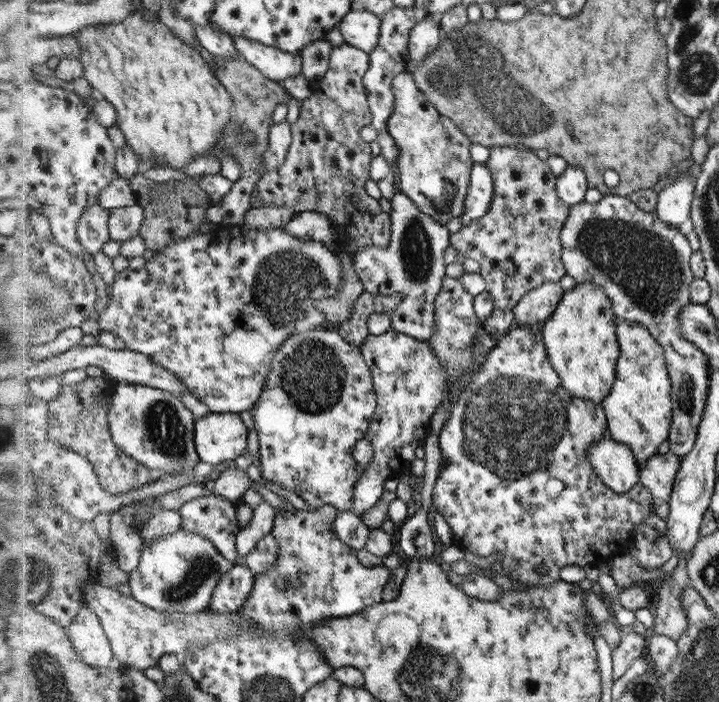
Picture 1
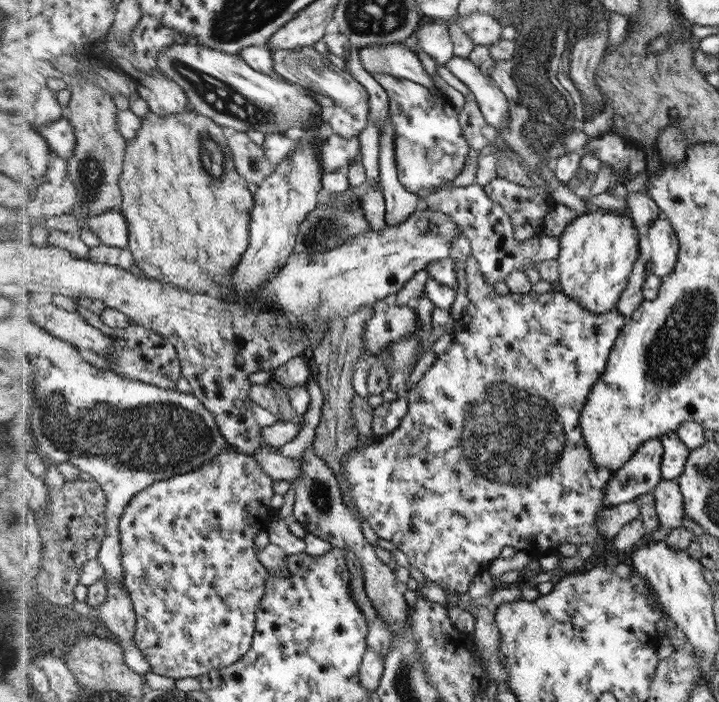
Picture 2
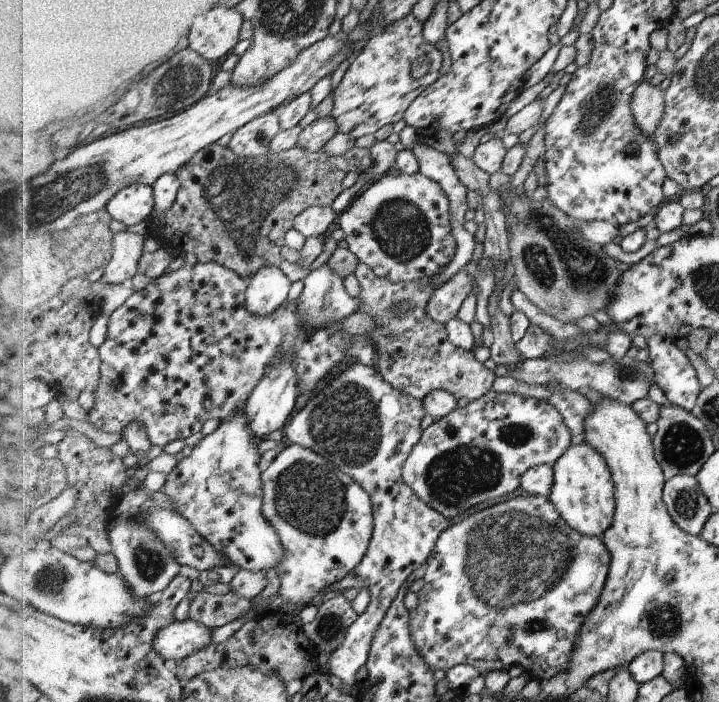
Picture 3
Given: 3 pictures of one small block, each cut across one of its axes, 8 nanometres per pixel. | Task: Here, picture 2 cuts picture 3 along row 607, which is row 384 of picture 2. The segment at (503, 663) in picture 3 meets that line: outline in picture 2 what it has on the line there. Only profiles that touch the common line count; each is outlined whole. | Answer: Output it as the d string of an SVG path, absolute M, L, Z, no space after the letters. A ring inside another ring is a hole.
M473 255L467 258L466 285L468 285L468 309L460 319L454 321L454 334L452 346L448 352L438 355L437 359L428 368L428 371L417 382L415 388L406 394L409 412L401 420L393 433L367 443L364 447L354 447L348 455L344 455L342 461L343 478L352 494L352 502L358 508L358 513L363 520L374 529L374 532L388 542L393 542L396 549L402 550L408 557L409 563L418 568L430 580L439 584L445 591L468 593L468 587L473 577L482 567L487 567L493 560L501 557L501 550L510 545L516 551L527 551L531 558L540 558L557 555L557 547L568 542L574 548L581 544L591 545L593 548L604 548L611 540L606 534L596 527L598 514L602 510L612 508L606 505L609 500L606 490L614 471L599 467L592 461L592 453L588 445L584 443L580 430L580 412L588 400L588 394L600 374L604 372L608 364L608 356L612 353L617 339L627 322L625 315L617 309L609 310L604 314L594 314L586 310L576 299L562 293L554 292L538 293L508 293L497 294L490 282L479 272L478 264Z

